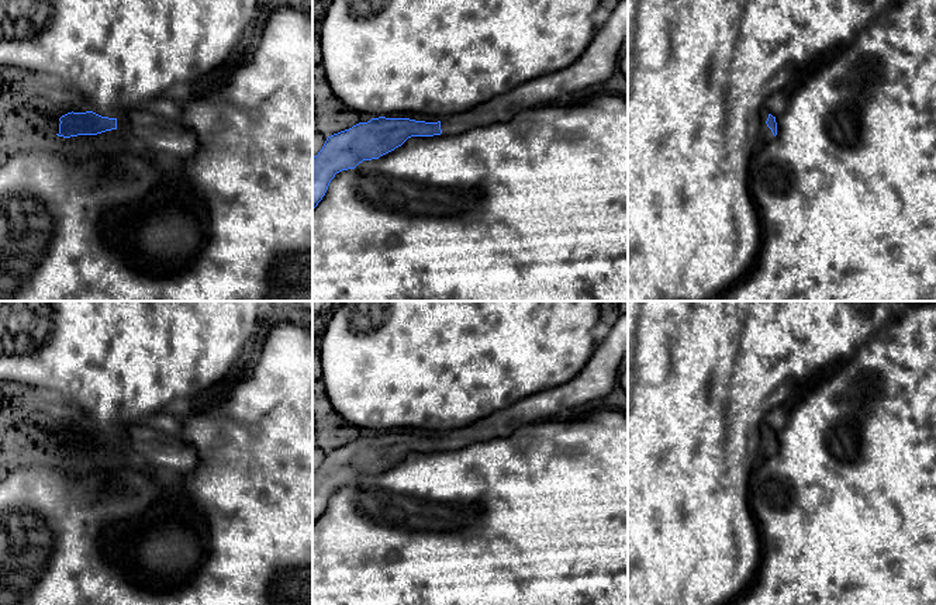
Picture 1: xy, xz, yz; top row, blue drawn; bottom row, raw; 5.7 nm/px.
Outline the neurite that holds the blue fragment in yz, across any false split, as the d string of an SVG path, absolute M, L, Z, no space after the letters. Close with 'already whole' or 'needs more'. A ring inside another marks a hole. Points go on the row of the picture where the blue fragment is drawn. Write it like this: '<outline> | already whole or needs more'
M764 108L760 111L760 127L759 127L759 134L760 134L760 141L770 141L777 135L777 122L776 117L769 114Z | needs more

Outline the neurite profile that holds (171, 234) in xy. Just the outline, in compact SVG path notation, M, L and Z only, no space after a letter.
M166 201L153 204L151 214L129 228L129 236L146 259L177 265L194 256L204 234L193 205Z

